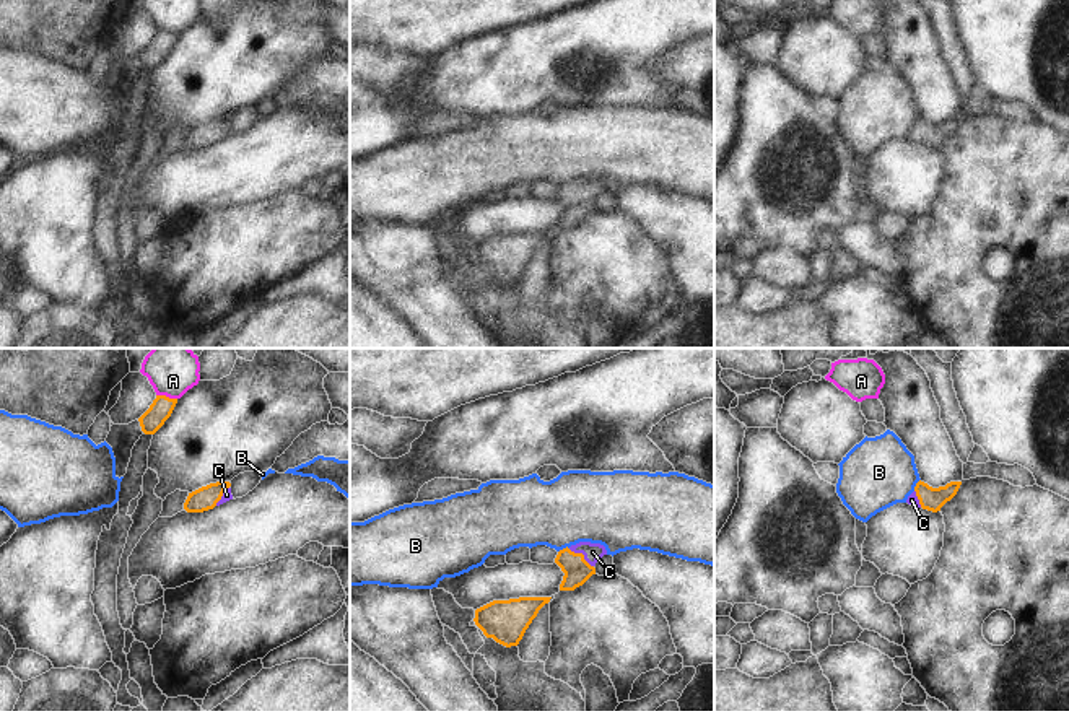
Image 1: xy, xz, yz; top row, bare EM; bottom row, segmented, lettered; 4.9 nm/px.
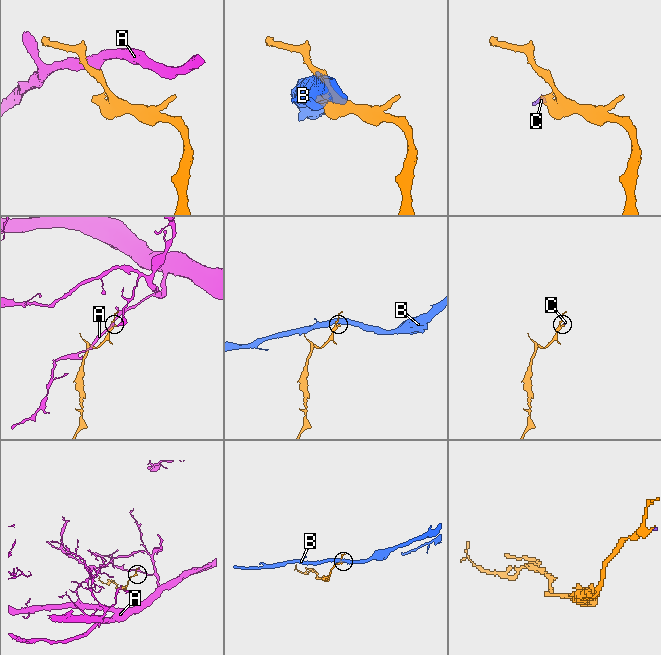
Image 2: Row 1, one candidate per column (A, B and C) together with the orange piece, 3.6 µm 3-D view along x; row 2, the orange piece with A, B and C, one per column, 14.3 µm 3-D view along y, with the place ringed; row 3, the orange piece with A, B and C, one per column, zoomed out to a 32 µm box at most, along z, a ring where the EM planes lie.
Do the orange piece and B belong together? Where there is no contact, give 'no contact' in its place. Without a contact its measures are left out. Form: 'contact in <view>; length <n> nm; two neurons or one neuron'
contact in yz; length 70 nm; two neurons

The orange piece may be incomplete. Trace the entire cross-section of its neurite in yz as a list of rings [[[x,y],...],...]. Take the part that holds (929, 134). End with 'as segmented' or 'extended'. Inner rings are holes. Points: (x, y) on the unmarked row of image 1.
[[[919,116],[914,122],[914,127],[908,132],[906,138],[937,148],[957,130],[960,120],[962,117],[950,117],[945,122],[932,124]]]; extended

